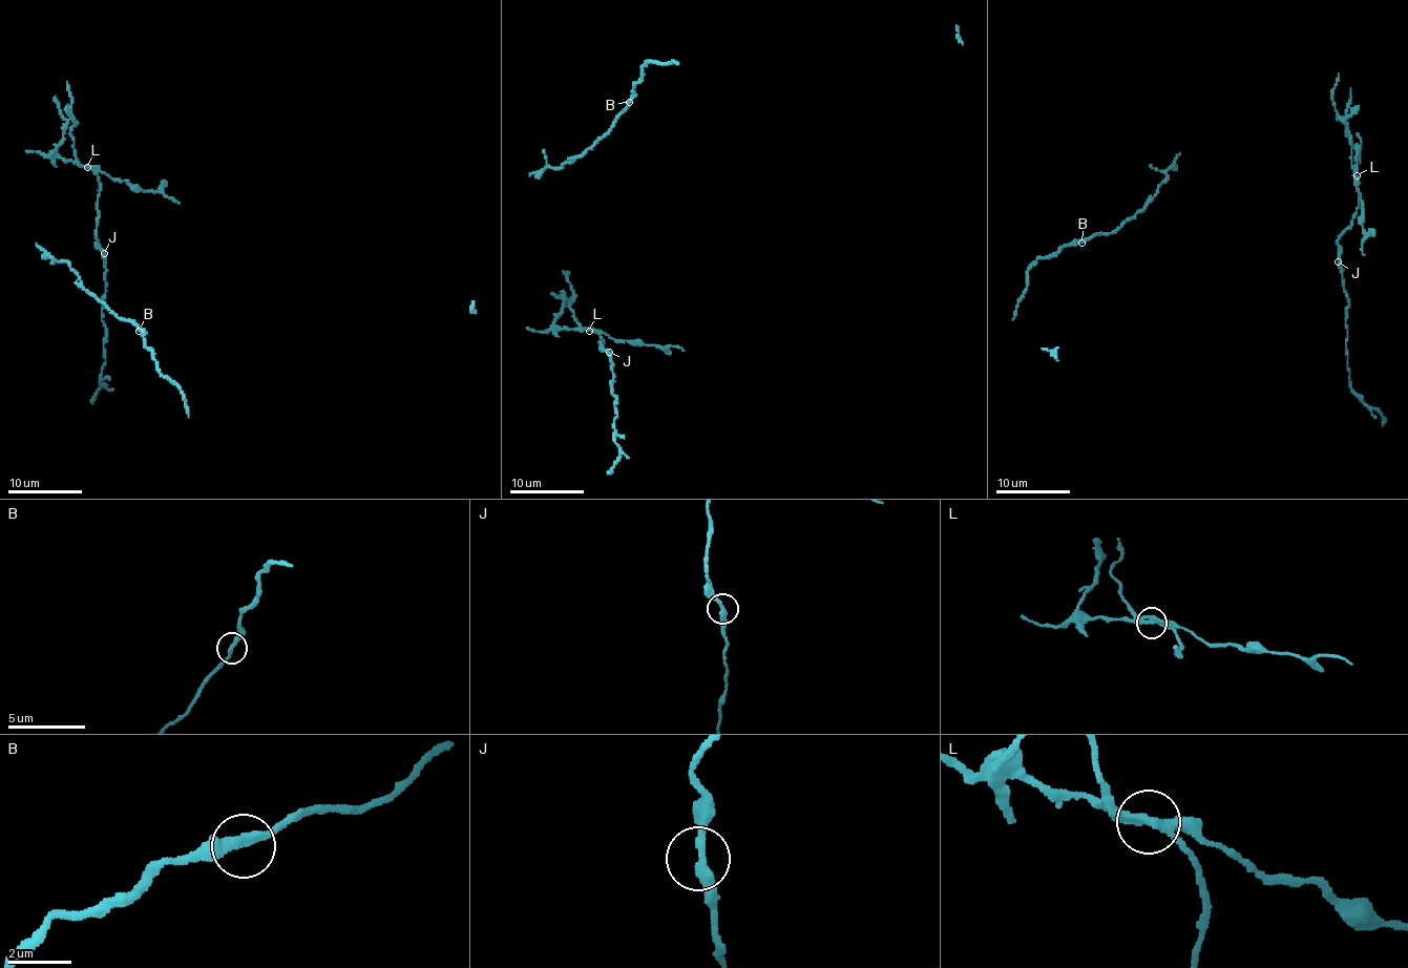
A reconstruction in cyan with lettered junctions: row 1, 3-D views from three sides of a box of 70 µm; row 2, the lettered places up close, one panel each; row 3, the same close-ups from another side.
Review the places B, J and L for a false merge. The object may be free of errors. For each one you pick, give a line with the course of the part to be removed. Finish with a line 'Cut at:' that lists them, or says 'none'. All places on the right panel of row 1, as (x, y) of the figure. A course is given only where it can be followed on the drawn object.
L: Course of the part to remove: (1356, 174), (1354, 145), (1345, 121), (1350, 88)
Cut at: L

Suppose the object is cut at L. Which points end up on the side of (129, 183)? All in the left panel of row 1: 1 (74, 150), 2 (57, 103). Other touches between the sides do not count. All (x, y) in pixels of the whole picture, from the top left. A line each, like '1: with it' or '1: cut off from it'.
1: cut off from it
2: with it

